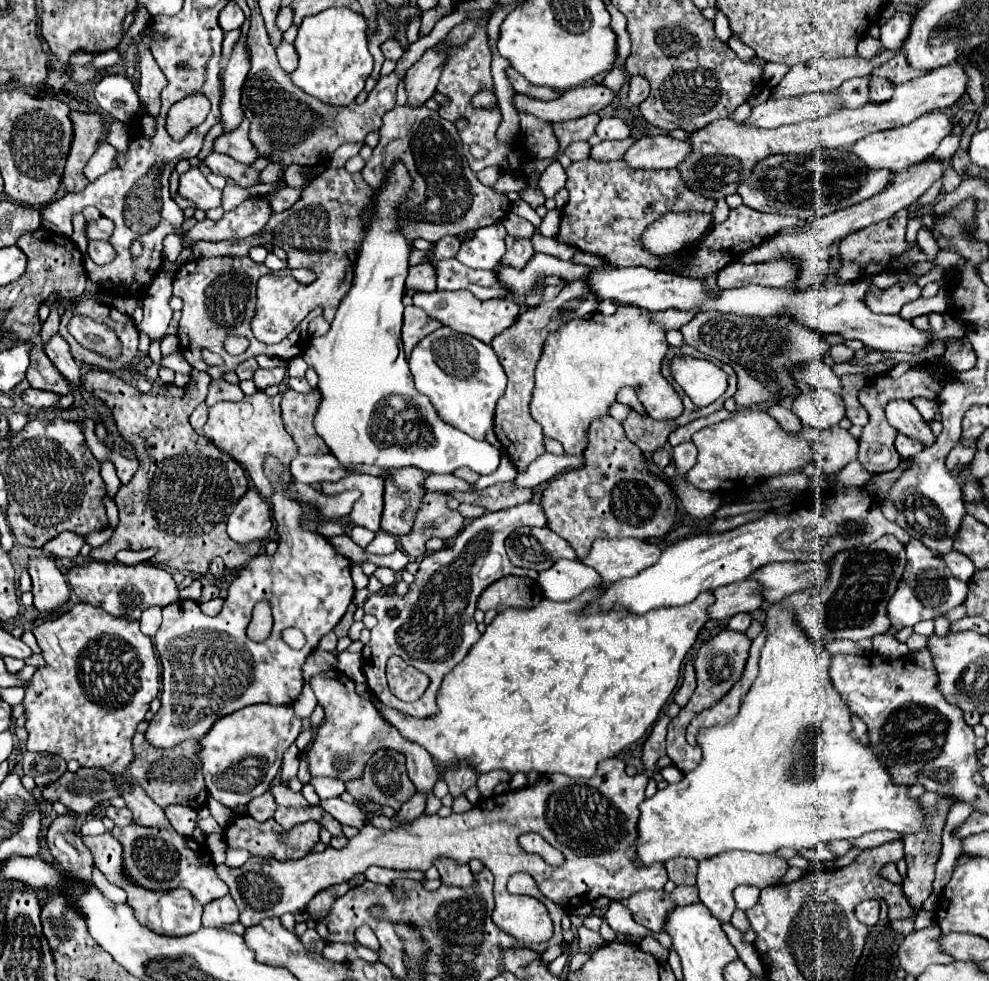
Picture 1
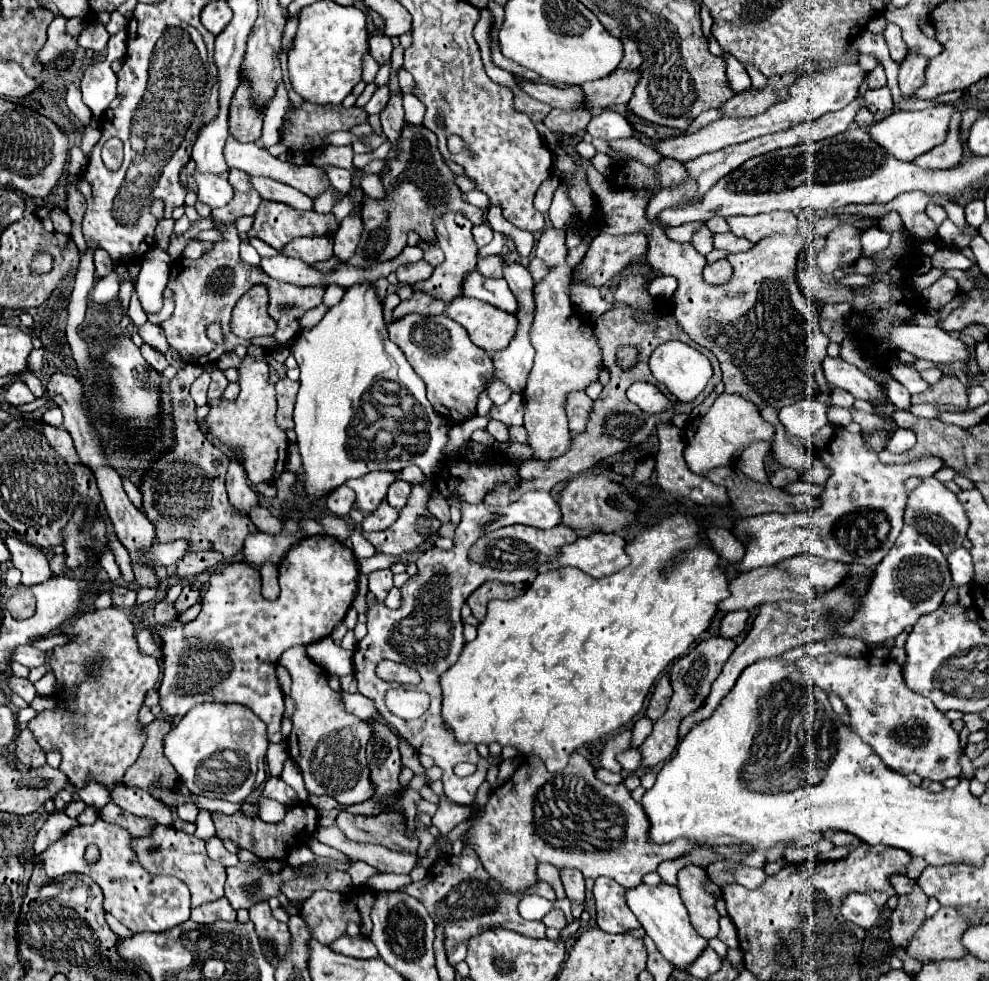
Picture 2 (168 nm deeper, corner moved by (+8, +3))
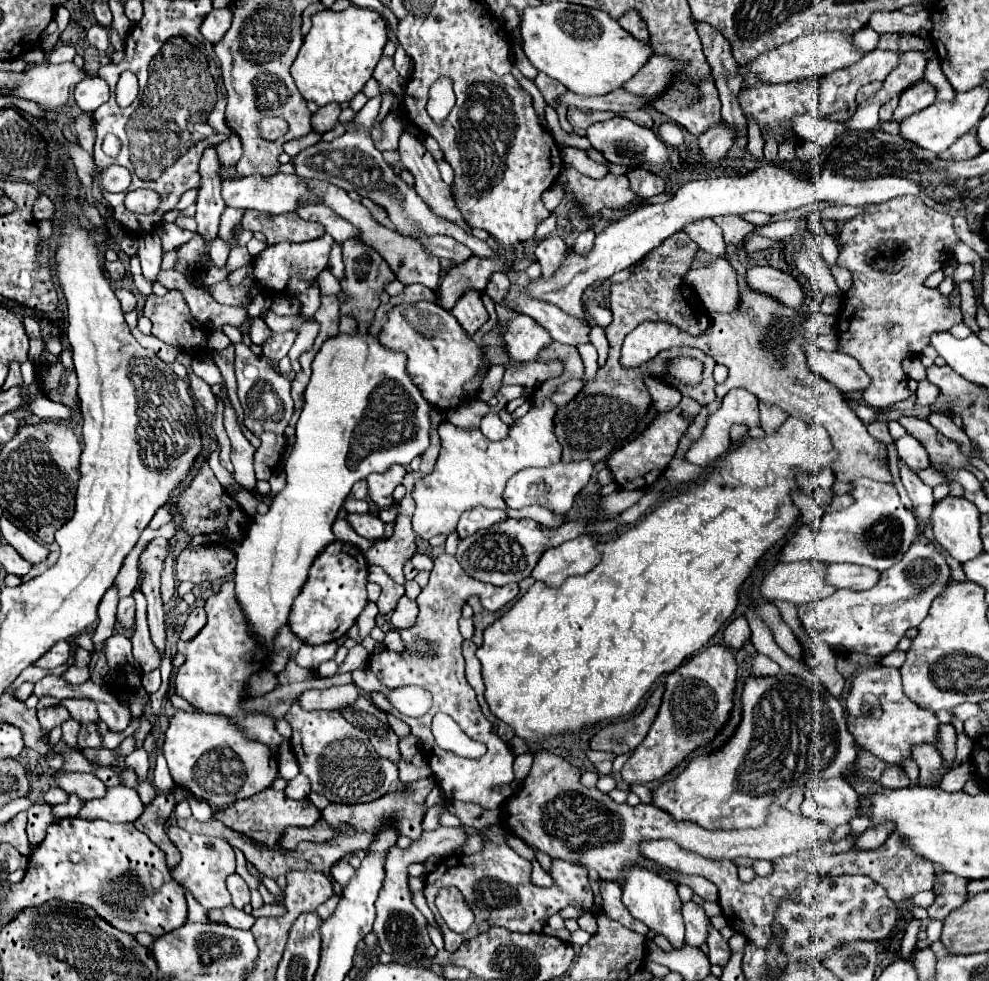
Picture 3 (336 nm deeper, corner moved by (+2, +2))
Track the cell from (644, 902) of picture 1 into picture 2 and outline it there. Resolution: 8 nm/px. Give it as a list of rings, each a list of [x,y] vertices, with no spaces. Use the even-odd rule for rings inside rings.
[[[598,878],[594,884],[594,898],[598,912],[596,922],[602,930],[610,934],[622,934],[630,928],[640,928],[640,922],[626,904],[626,890],[624,886],[616,884],[616,880]]]

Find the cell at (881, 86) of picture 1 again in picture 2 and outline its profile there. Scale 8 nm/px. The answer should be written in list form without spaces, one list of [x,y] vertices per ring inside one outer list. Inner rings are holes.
[[[888,86],[876,88],[876,90],[868,90],[864,94],[864,100],[866,100],[866,108],[872,114],[884,114],[884,112],[892,110],[892,96],[890,96],[890,88]]]

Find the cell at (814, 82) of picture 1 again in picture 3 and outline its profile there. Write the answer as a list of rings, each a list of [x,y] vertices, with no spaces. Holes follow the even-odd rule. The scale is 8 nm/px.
[[[724,123],[714,125],[714,129],[698,137],[698,147],[706,163],[718,163],[732,147],[732,143],[734,143],[734,129],[724,127]]]

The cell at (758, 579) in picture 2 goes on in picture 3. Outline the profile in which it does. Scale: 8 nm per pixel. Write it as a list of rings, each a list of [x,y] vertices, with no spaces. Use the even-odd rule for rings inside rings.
[[[796,561],[780,563],[762,581],[762,595],[770,601],[782,599],[794,605],[808,605],[836,591],[836,587],[826,583],[826,567],[820,561]]]

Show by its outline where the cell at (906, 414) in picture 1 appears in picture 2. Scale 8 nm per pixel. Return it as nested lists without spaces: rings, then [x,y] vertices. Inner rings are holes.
[[[840,356],[838,358],[824,358],[824,372],[826,372],[826,380],[842,390],[848,390],[854,398],[866,400],[866,402],[874,402],[876,408],[888,406],[886,404],[886,396],[884,396],[884,388],[870,380],[864,372],[860,372],[856,366],[844,362]]]

